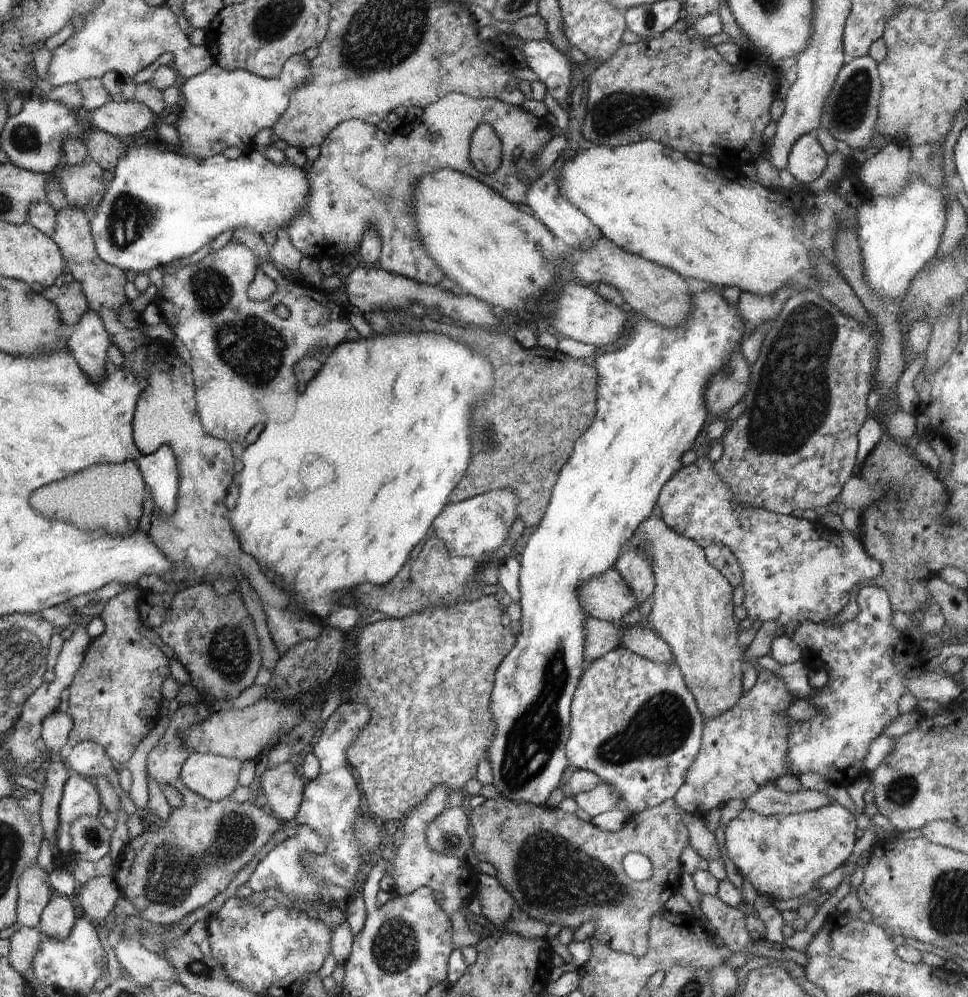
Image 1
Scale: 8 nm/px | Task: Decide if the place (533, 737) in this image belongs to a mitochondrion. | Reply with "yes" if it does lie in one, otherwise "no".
yes

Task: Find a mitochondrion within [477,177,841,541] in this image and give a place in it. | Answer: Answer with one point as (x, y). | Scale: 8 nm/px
(782, 419)

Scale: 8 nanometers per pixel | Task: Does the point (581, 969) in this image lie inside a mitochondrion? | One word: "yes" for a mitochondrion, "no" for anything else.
no

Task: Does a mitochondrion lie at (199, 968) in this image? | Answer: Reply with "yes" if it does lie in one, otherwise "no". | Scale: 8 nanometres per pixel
yes

